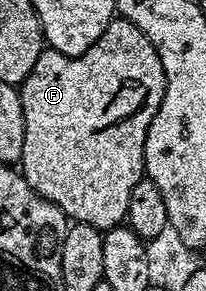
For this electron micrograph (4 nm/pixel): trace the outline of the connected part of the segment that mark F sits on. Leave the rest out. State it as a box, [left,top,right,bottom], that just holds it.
[18,17,166,233]

